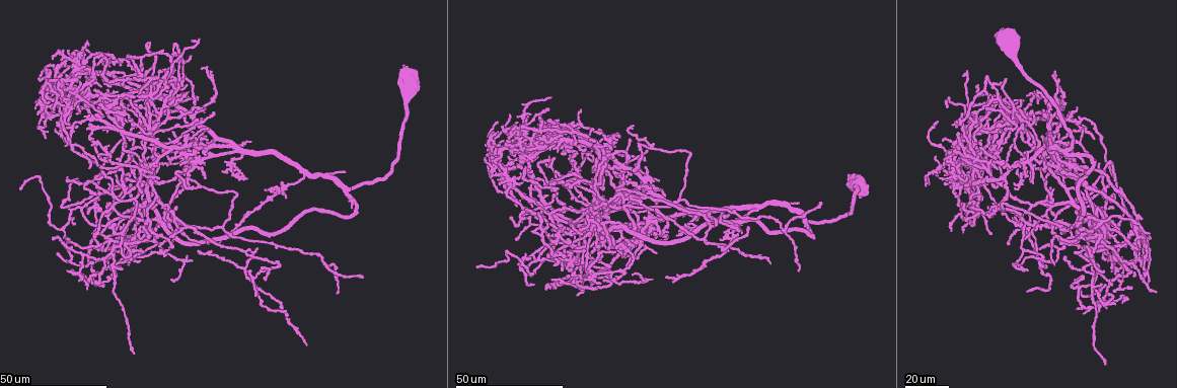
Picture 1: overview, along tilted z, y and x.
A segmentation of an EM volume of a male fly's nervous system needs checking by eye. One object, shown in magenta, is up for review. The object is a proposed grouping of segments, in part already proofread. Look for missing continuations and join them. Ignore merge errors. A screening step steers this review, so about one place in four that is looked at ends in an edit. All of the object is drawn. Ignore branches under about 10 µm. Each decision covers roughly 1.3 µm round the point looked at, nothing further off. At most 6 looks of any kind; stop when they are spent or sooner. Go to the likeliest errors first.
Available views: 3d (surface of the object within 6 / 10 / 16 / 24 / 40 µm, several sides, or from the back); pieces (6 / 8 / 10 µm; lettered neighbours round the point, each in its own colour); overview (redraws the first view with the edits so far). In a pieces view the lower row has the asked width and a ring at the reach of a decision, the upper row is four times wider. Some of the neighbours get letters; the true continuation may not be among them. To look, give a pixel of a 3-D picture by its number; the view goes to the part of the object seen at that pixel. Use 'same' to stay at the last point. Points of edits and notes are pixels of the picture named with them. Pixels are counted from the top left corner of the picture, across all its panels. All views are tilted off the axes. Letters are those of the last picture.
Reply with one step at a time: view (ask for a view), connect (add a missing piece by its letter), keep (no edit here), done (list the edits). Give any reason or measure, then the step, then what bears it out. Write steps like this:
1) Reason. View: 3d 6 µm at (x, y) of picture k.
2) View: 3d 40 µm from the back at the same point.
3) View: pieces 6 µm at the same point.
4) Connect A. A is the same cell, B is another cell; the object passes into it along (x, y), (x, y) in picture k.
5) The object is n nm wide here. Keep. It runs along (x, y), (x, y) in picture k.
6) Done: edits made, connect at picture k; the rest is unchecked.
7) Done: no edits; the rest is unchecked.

Free end. View: 3d 24 µm at (76, 127) of picture 1.

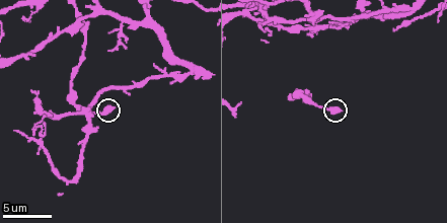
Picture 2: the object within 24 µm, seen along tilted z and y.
View: pieces 6 µm at (338, 110) of picture 2.

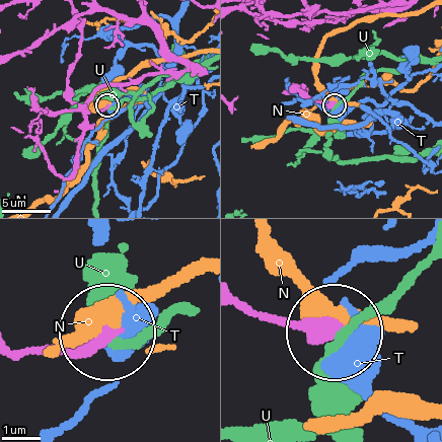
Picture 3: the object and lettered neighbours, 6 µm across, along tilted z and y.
The object is 410 nm wide here. Keep. N, T and U are other cells; it runs along (242, 303), (336, 327) in picture 3; none of them fits.

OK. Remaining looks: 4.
Branch stops here. View: 3d 24 µm at (986, 109) of picture 1.

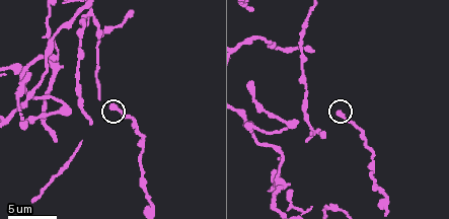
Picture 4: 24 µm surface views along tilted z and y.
View: pieces 8 µm at (113, 106) of picture 4.

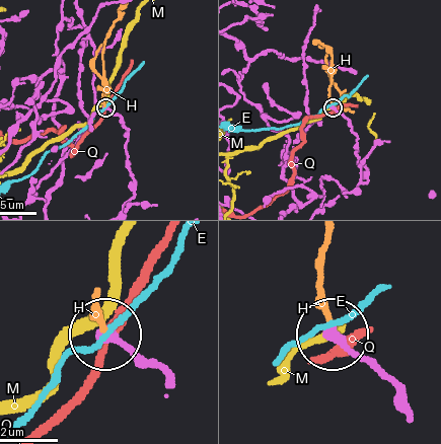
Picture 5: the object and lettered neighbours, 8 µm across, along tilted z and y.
The object is 370 nm wide here. Connect H. H is the same cell, E, M and Q are other cells; the object passes into it along (400, 389), (328, 321), (321, 298), (325, 239) in picture 5; the neuron continues.

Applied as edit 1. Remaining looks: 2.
Branch stops here. View: 3d 40 µm at (658, 234) of picture 1.

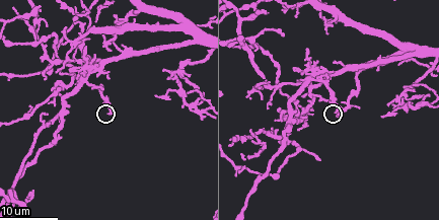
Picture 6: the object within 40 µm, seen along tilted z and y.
What lies round it. View: pieces 8 µm at (107, 112) of picture 6.

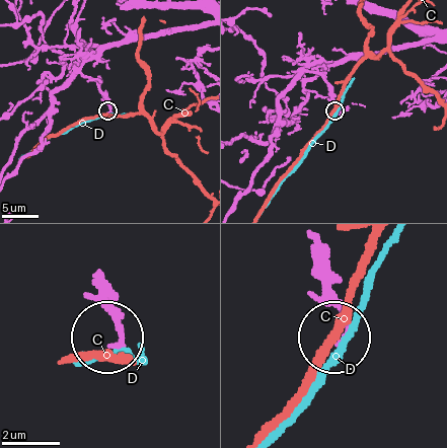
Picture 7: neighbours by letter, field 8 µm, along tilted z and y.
Keep. C and D are other cells; it runs along (127, 35), (96, 50), (81, 68), (101, 90), (109, 110) in picture 7; no lettered piece goes on from it.

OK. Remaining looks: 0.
Done: edits made, connect at picture 5; the rest is unchecked.

